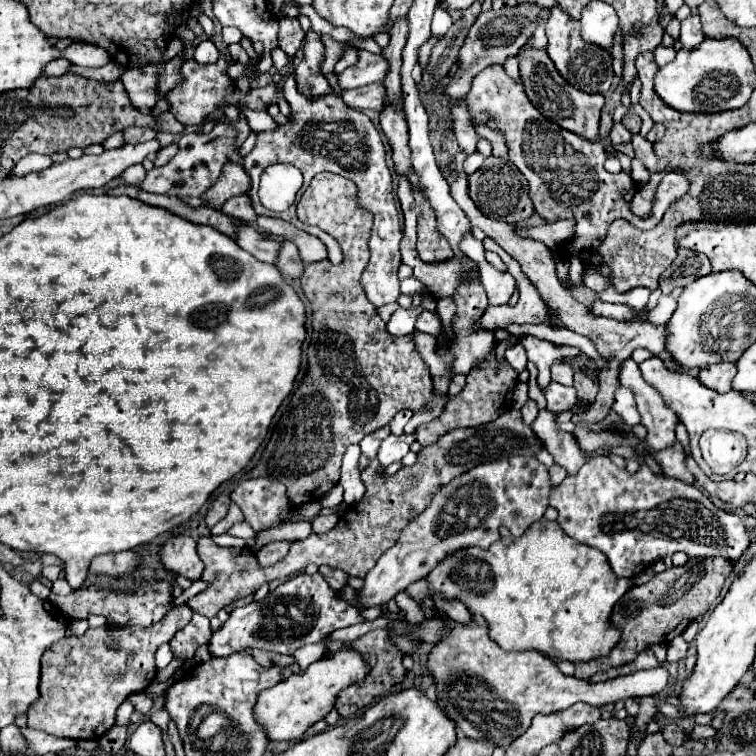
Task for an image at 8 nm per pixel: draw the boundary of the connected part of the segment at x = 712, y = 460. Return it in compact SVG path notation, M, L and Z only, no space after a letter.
M709 429L700 437L702 457L712 467L714 473L724 475L734 471L746 457L746 439L736 434L729 436L724 431Z

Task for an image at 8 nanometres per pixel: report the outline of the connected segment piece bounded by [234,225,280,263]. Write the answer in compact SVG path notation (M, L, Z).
M252 225L238 227L234 241L236 241L236 245L240 245L244 251L252 253L258 261L276 263L276 253L278 253L280 241L274 241L274 239L264 237L264 235L262 235L260 231L256 231Z

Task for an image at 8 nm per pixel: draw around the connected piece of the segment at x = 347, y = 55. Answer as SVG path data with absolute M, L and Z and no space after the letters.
M352 47L350 51L344 51L342 59L340 59L340 61L336 63L336 67L334 67L334 73L340 73L340 71L344 71L346 67L352 67L356 61L358 61L358 53L356 53L356 47Z

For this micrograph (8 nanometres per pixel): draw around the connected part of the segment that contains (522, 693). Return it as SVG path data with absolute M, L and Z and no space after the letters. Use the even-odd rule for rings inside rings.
M474 615L472 623L460 625L450 621L450 633L430 651L428 669L436 677L438 703L458 723L464 737L490 741L506 749L518 739L538 713L556 713L582 701L592 707L606 707L616 701L634 697L656 697L668 685L670 673L664 667L642 669L602 683L590 683L564 675L554 661L538 651L504 651L490 639L488 623Z

